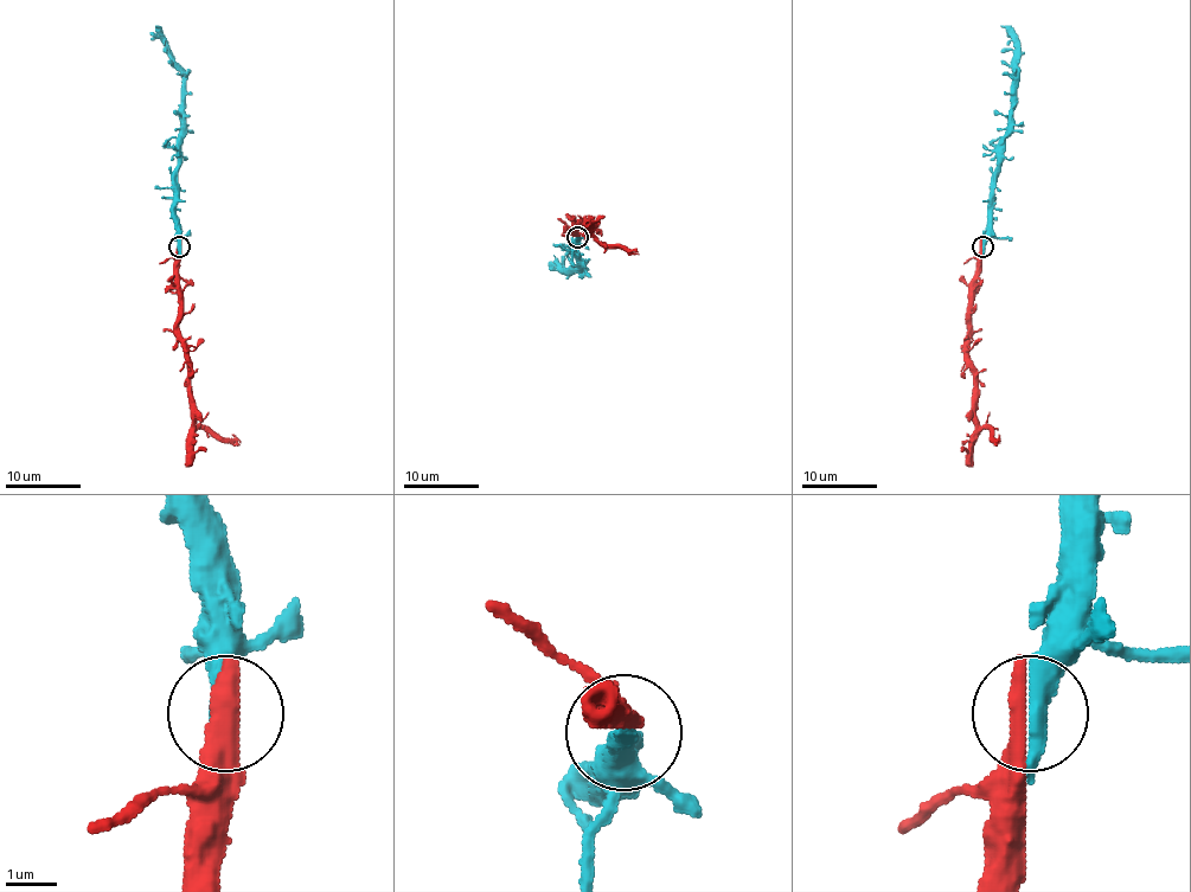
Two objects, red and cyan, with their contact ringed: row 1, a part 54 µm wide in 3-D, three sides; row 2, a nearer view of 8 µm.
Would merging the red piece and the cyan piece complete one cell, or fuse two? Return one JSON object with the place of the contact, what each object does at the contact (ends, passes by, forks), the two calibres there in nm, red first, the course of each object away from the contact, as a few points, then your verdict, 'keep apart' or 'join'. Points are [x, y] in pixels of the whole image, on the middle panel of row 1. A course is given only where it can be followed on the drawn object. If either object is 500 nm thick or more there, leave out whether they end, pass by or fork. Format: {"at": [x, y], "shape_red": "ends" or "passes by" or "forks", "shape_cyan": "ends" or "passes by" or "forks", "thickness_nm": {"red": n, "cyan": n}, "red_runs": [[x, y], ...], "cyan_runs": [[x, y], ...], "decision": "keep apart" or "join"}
{"at": [577, 237], "thickness_nm": {"red": 550, "cyan": 600}, "red_runs": [[577, 236], [577, 223], [583, 223], [606, 245], [638, 255]], "cyan_runs": [[577, 237], [574, 245], [580, 268], [564, 268], [554, 255]], "decision": "join"}

